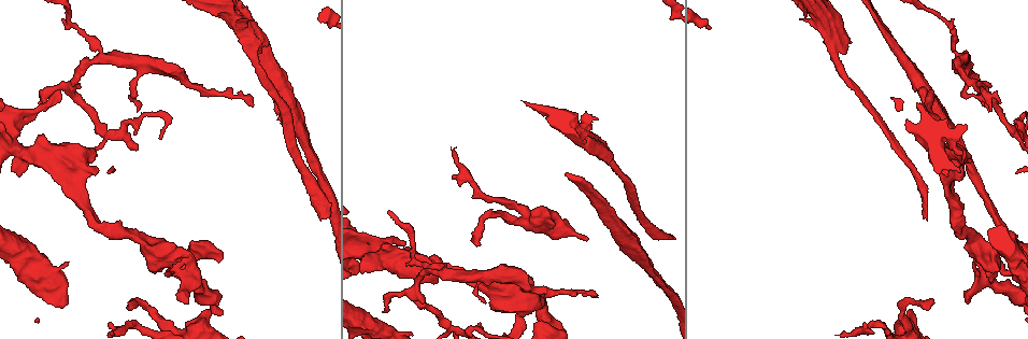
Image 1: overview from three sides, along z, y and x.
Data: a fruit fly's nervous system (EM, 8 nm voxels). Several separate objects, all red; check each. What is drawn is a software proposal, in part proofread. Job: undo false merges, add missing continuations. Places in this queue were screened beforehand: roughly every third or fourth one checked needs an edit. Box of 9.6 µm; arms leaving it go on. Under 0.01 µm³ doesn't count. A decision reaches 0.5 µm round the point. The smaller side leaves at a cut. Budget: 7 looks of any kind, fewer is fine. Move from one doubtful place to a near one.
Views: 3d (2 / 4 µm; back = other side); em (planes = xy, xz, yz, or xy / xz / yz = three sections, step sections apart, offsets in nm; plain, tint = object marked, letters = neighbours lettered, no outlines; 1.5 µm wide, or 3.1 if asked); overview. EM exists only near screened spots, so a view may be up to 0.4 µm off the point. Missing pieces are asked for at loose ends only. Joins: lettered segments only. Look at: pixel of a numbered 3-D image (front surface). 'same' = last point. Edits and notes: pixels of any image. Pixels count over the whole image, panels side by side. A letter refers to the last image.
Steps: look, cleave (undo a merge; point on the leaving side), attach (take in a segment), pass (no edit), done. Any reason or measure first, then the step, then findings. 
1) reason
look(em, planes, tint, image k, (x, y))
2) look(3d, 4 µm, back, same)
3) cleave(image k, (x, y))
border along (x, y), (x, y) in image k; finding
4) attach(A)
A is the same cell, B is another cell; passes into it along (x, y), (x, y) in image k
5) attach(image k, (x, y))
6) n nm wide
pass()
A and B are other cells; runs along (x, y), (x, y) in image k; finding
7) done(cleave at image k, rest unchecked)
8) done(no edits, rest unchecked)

look(em, xy, step 4, tint, image 1, (933, 301))

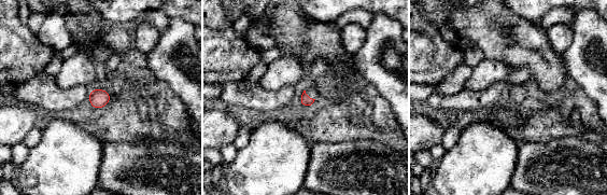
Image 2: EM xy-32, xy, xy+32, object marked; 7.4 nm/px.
another direction
look(em, planes, tint, same)

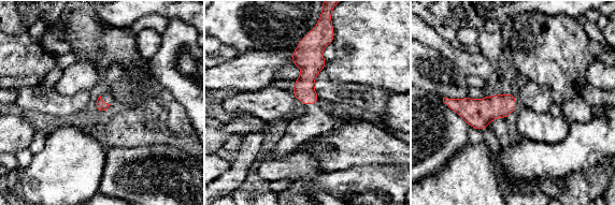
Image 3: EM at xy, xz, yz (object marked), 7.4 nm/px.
look(em, planes, letters, same)

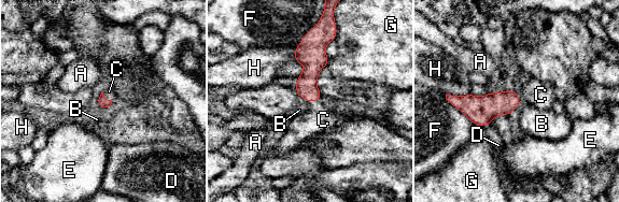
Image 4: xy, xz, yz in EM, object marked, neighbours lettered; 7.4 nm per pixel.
attach(C)
C is the same cell, A, B, D, E, F, G and H are other cells; passes into it along (306, 87), (313, 100), (315, 118) in image 4; the cell continues

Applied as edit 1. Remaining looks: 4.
redraw
look(overview)

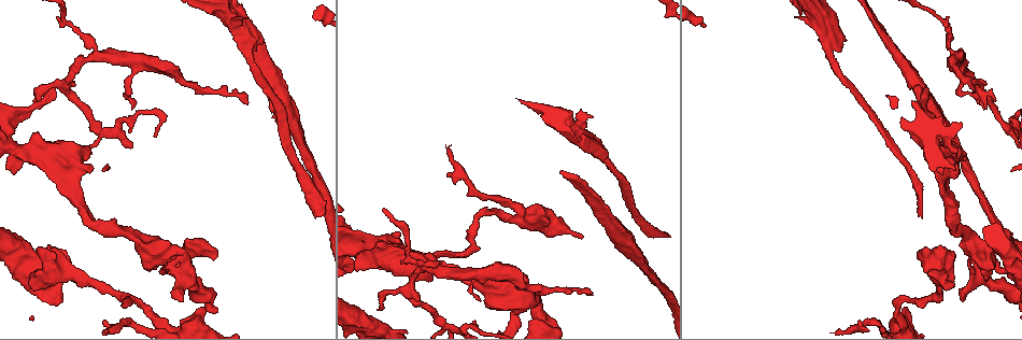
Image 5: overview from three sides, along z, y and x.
an open end
look(3d, 4 µm, image 5, (963, 301))

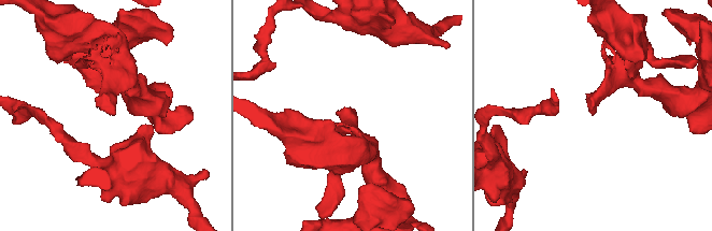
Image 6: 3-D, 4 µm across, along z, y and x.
shape alone is not enough
look(em, yz, step 8, letters, image 6, (110, 115))

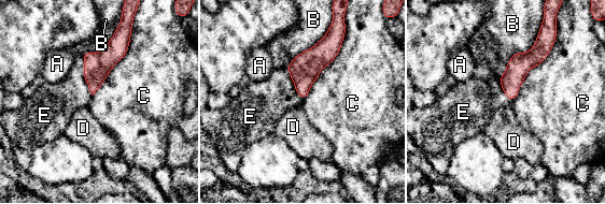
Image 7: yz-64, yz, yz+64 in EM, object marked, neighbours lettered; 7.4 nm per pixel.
another direction
look(em, planes, letters, same)

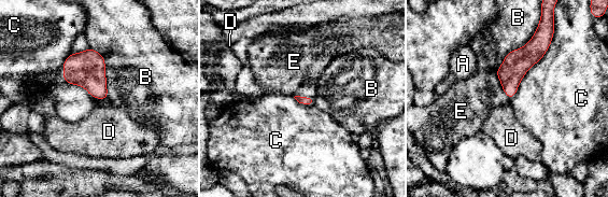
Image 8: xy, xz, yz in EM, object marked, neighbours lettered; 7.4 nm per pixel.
attach(E)
E is the same cell, A, B, C and D are other cells; passes into it along (517, 62), (502, 86), (471, 99) in image 8; it goes on there

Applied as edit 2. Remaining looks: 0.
done(attach at image 4, attach at image 8, rest unchecked)

